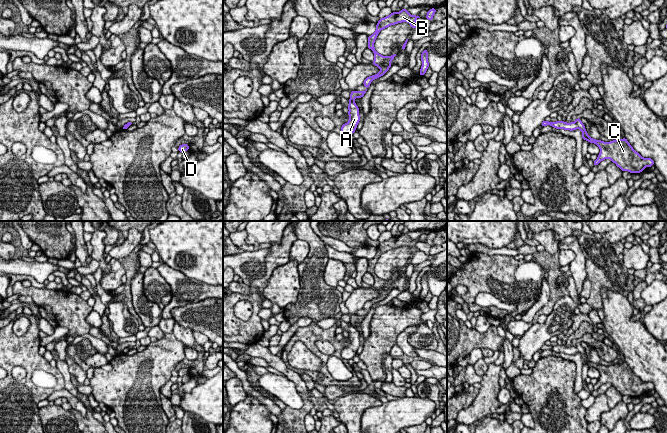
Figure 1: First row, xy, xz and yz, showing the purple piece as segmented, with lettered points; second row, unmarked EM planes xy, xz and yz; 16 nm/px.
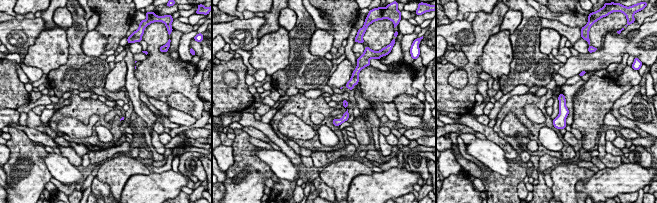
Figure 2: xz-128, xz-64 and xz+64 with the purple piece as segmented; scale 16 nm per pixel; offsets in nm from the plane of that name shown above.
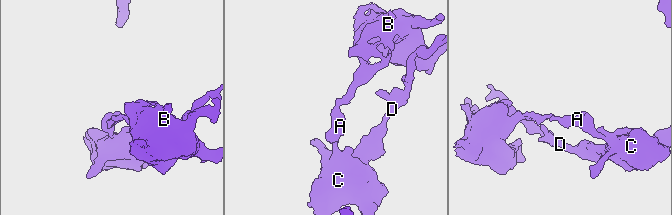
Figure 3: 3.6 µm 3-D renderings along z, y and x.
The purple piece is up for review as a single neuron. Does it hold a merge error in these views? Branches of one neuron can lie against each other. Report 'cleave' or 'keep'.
cleave

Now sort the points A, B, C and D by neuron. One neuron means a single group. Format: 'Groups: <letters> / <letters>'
Groups: A C D / B

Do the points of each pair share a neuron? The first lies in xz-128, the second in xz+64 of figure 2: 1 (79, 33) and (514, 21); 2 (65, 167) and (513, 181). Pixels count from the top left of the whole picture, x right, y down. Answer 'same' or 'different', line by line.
1: different
2: different

